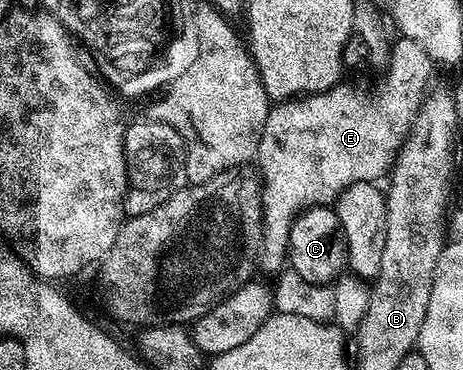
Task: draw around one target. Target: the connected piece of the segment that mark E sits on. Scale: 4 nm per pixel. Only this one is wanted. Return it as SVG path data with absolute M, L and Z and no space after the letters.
M398 37L397 47L392 47L387 62L389 79L374 94L360 94L353 86L338 84L321 94L296 98L292 102L279 102L270 109L263 136L259 140L256 165L264 179L261 200L265 204L265 245L264 249L273 254L284 255L289 248L291 224L305 210L313 206L329 206L336 203L348 186L357 182L376 183L392 171L409 128L417 111L427 96L425 85L433 74L435 63L426 50L415 40Z

